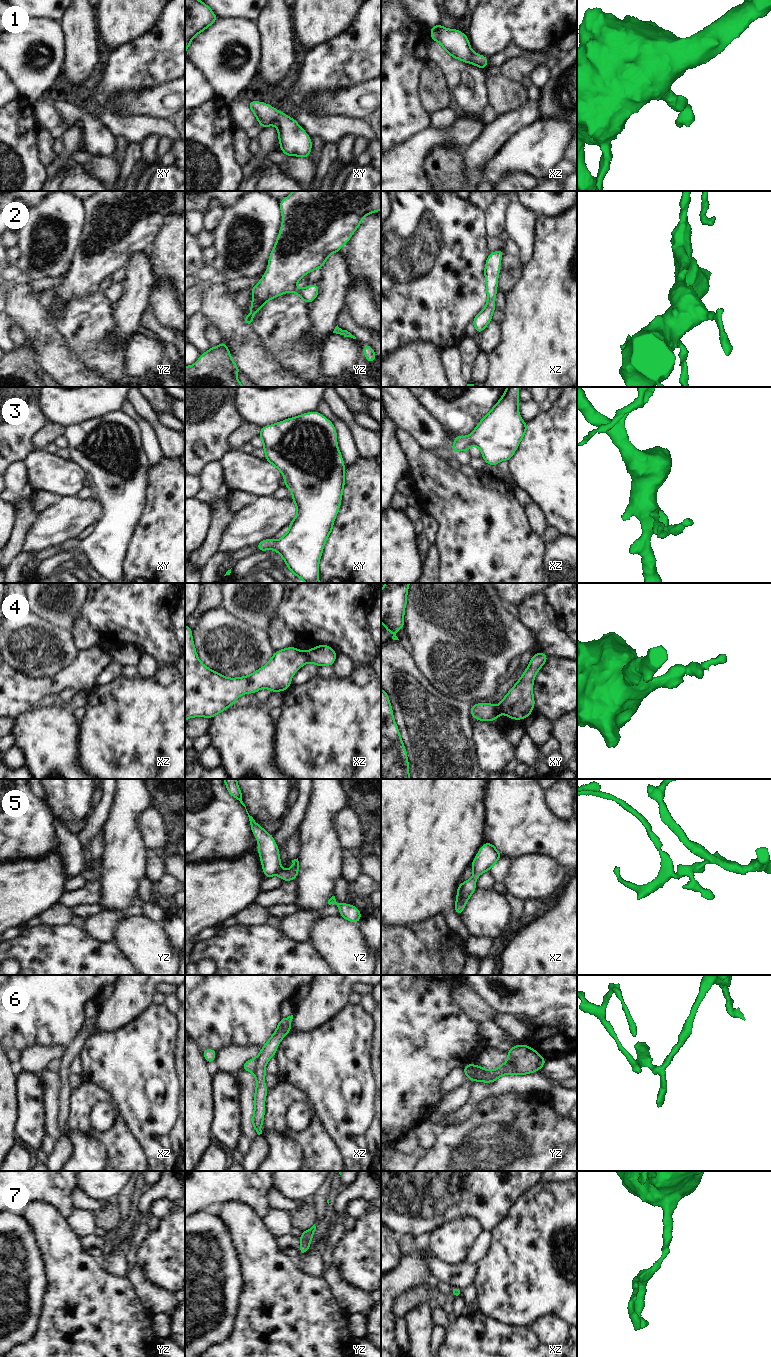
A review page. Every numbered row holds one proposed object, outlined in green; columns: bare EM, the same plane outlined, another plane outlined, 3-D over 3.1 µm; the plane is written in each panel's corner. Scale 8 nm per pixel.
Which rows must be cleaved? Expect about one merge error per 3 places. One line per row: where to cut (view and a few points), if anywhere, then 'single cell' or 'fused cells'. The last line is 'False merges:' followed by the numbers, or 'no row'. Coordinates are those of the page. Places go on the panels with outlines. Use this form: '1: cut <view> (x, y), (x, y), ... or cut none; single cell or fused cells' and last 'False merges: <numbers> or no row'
1: cut none; single cell
2: cut none; single cell
3: cut none; single cell
4: cut xz (303, 652), (307, 662); fused cells
5: cut none; single cell
6: cut xz (256, 1058), (256, 1067), (252, 1072); fused cells
7: cut none; single cell
False merges: 4, 6

